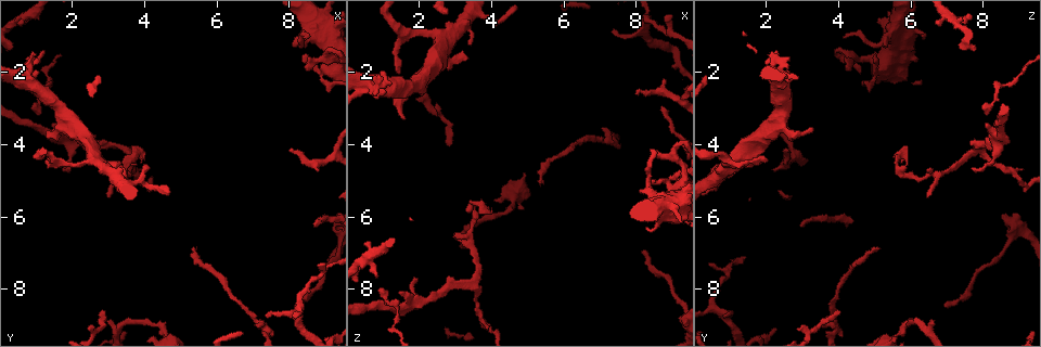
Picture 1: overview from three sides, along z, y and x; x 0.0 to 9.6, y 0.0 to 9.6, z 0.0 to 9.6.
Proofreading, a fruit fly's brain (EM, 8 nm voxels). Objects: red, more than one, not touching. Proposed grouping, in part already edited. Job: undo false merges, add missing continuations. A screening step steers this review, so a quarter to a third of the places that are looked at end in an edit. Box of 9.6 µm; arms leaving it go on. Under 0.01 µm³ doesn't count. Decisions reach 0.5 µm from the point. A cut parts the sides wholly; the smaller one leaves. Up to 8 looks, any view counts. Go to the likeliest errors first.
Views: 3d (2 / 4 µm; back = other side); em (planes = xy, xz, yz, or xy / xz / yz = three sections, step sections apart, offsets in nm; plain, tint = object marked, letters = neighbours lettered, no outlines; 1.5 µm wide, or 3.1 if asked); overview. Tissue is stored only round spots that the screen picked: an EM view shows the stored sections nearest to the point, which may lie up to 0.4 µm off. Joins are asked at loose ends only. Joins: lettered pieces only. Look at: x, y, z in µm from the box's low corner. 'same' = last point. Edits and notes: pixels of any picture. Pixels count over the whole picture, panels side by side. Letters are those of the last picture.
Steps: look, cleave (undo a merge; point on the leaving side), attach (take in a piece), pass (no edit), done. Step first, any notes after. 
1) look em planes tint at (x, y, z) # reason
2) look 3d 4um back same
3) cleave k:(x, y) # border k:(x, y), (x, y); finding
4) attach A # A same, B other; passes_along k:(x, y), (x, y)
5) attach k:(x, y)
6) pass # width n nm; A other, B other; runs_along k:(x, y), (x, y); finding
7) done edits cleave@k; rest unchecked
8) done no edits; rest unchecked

look em planes letters at (7.25, 9.05, 3.90)

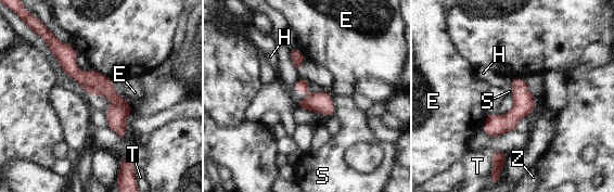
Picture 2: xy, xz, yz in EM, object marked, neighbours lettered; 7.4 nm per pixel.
pass # width 150 nm; E other, H other, S other, T other, Z other; border 2:(322, 90), (331, 97), (334, 115); continuous, no second neuron

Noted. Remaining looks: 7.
look em yz step 8 tint at (1.95, 4.70, 7.65) # tapers out

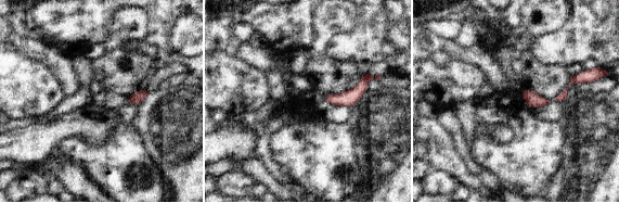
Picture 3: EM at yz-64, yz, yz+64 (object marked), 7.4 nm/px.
look em planes letters same

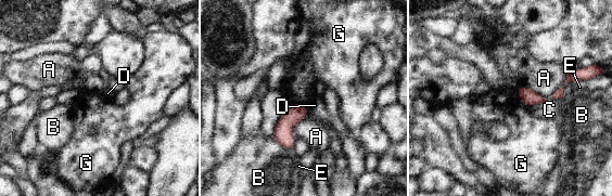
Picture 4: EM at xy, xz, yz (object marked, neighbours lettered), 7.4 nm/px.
pass # A other, B other, C other, D other, E other, G other; border 4:(515, 90), (519, 98), (528, 106); no lettered piece goes on from it

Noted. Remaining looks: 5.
look 3d 2um at (3.40, 4.65, 5.75) # sharp bend

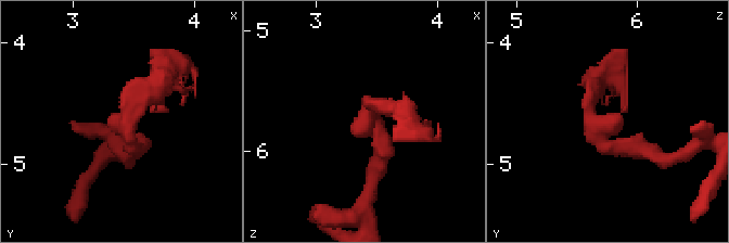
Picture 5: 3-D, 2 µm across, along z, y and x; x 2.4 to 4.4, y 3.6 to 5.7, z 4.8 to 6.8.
look em xz step 8 tint at (3.44, 4.68, 5.70) # now the EM

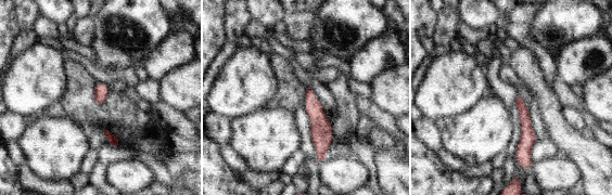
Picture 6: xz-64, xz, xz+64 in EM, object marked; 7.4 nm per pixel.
look em planes letters same # cut it another way

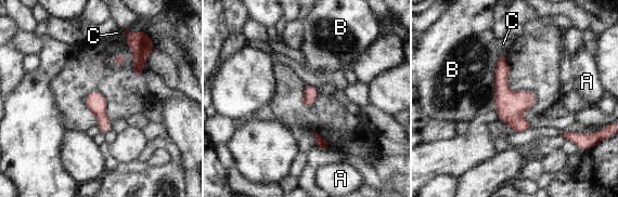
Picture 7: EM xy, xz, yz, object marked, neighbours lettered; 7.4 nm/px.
pass # longest_contact B 420 nm; A other, B other, C other; continuous, no second neuron

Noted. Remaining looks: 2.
done no edits; rest unchecked

